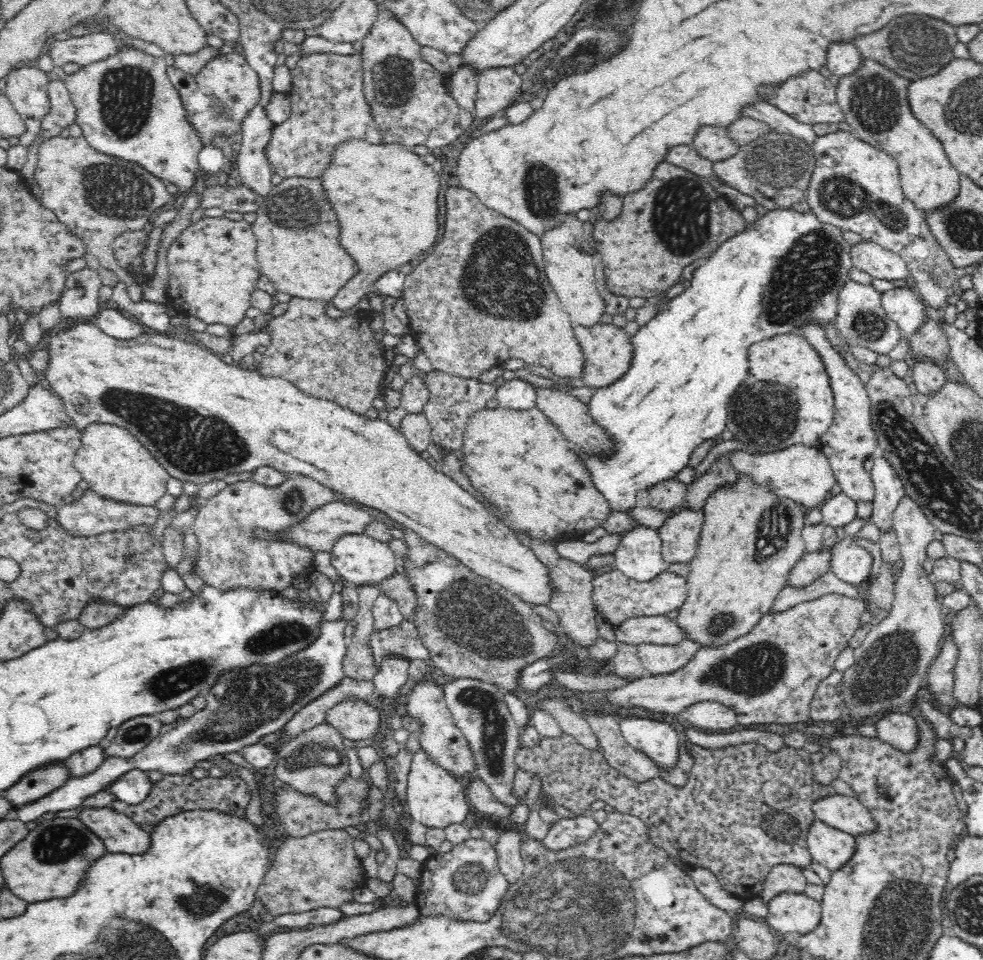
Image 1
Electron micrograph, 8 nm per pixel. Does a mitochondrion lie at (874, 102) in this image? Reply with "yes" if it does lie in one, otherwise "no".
yes

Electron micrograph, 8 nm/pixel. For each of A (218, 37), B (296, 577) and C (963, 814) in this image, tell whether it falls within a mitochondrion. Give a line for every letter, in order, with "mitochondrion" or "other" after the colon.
A: other
B: other
C: other

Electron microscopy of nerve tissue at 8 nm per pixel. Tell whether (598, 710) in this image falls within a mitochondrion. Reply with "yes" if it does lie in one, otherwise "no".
no

